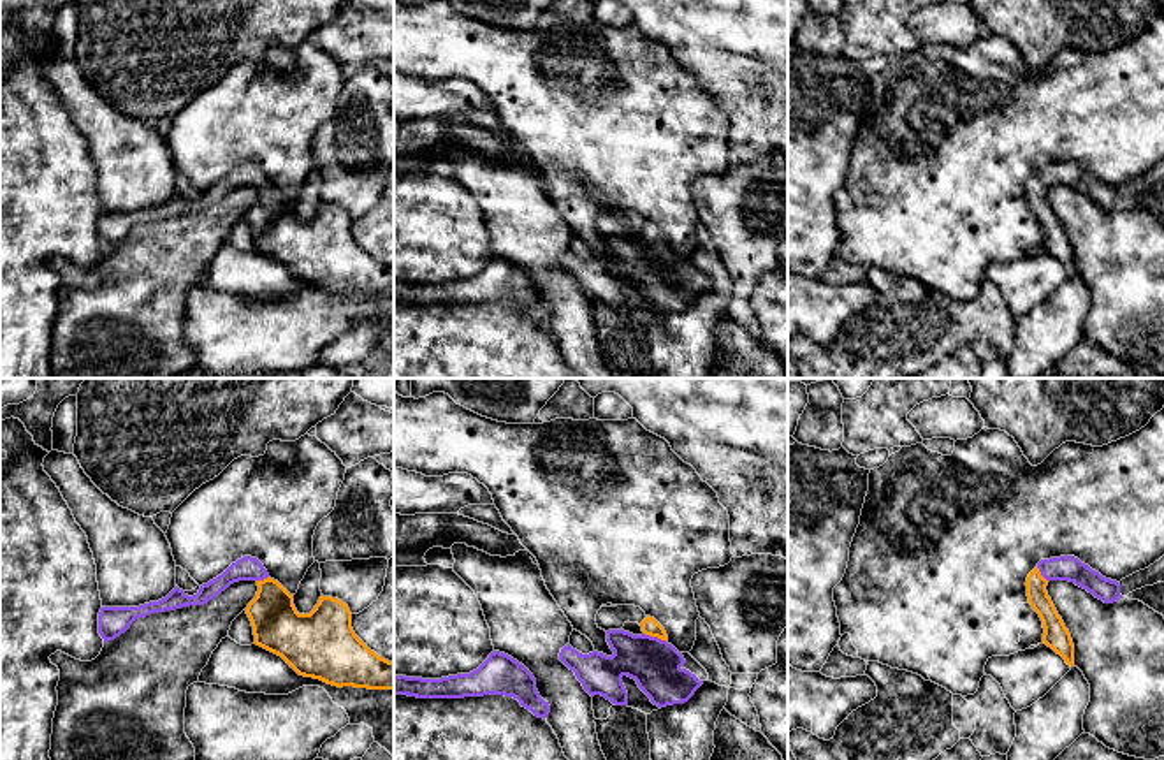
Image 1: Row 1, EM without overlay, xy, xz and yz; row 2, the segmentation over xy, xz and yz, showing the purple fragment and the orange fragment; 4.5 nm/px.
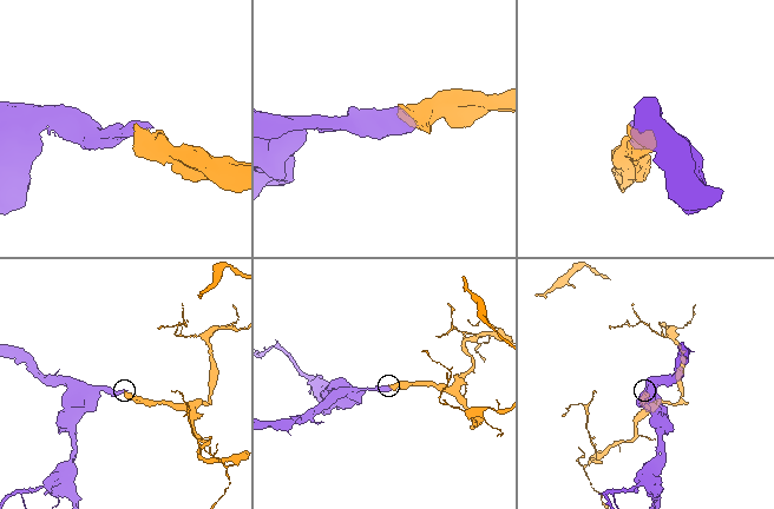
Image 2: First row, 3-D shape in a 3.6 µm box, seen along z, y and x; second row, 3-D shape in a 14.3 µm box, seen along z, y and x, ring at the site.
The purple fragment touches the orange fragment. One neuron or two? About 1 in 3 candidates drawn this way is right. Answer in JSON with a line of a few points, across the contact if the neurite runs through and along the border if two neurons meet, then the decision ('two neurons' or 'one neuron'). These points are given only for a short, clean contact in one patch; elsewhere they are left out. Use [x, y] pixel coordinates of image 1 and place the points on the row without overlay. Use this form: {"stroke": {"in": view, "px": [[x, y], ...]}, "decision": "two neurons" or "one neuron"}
{"stroke": {"in": "xz", "px": [[654, 270], [656, 243], [649, 231]]}, "decision": "one neuron"}

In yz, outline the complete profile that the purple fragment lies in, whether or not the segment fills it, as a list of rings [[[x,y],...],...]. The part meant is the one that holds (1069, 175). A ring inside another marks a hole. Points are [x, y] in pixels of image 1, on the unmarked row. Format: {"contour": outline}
{"contour": [[[1074,162],[1041,165],[1029,179],[1025,188],[1027,202],[1029,209],[1043,227],[1043,250],[1060,260],[1067,271],[1074,273],[1074,250],[1069,236],[1048,202],[1046,192],[1050,186],[1074,188],[1104,209],[1113,209],[1122,204],[1120,190],[1102,183],[1099,178],[1092,176]]]}

